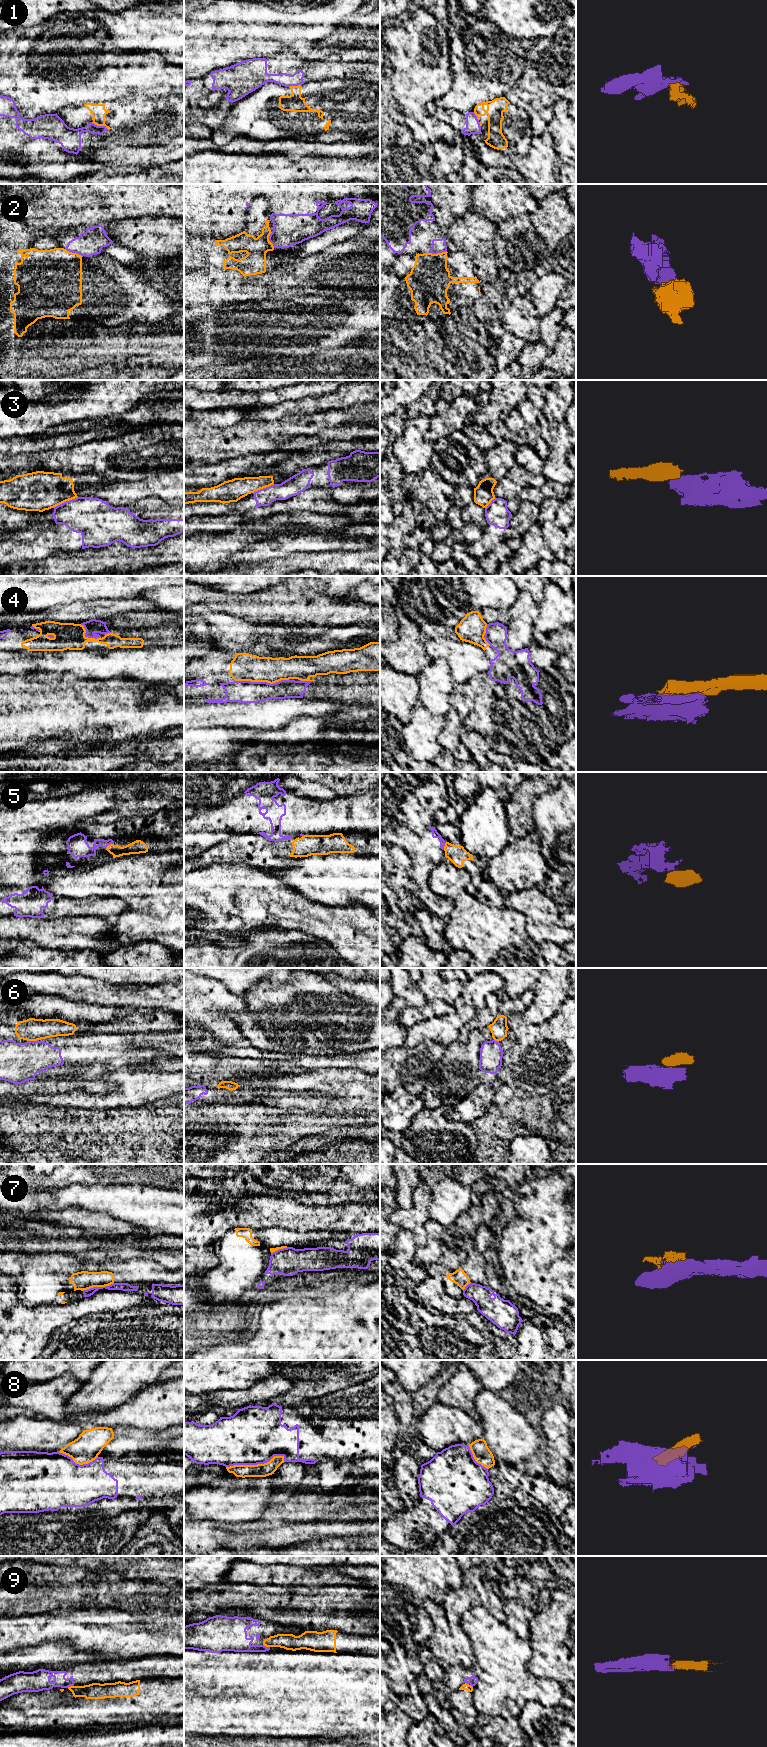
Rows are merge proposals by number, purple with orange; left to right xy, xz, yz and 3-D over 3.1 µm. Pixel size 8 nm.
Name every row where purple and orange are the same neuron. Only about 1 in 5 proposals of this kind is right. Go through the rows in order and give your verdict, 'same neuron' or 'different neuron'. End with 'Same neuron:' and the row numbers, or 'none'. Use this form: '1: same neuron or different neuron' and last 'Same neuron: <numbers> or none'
1: different neuron
2: different neuron
3: different neuron
4: different neuron
5: different neuron
6: different neuron
7: different neuron
8: different neuron
9: different neuron
Same neuron: none

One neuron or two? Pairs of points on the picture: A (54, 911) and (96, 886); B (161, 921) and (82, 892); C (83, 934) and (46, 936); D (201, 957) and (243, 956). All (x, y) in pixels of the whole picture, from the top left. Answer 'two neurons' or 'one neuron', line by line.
A: two neurons
B: one neuron
C: one neuron
D: one neuron

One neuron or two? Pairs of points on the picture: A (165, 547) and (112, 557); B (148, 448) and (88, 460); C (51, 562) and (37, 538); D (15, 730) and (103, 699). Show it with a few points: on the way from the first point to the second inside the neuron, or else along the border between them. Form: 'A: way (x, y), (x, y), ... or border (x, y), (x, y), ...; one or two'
A: way (152, 556), (125, 557); one
B: way (133, 448), (117, 448), (103, 457); one
C: border (48, 555), (41, 559), (28, 559), (25, 561); two
D: way (37, 713), (43, 707), (81, 707); one

